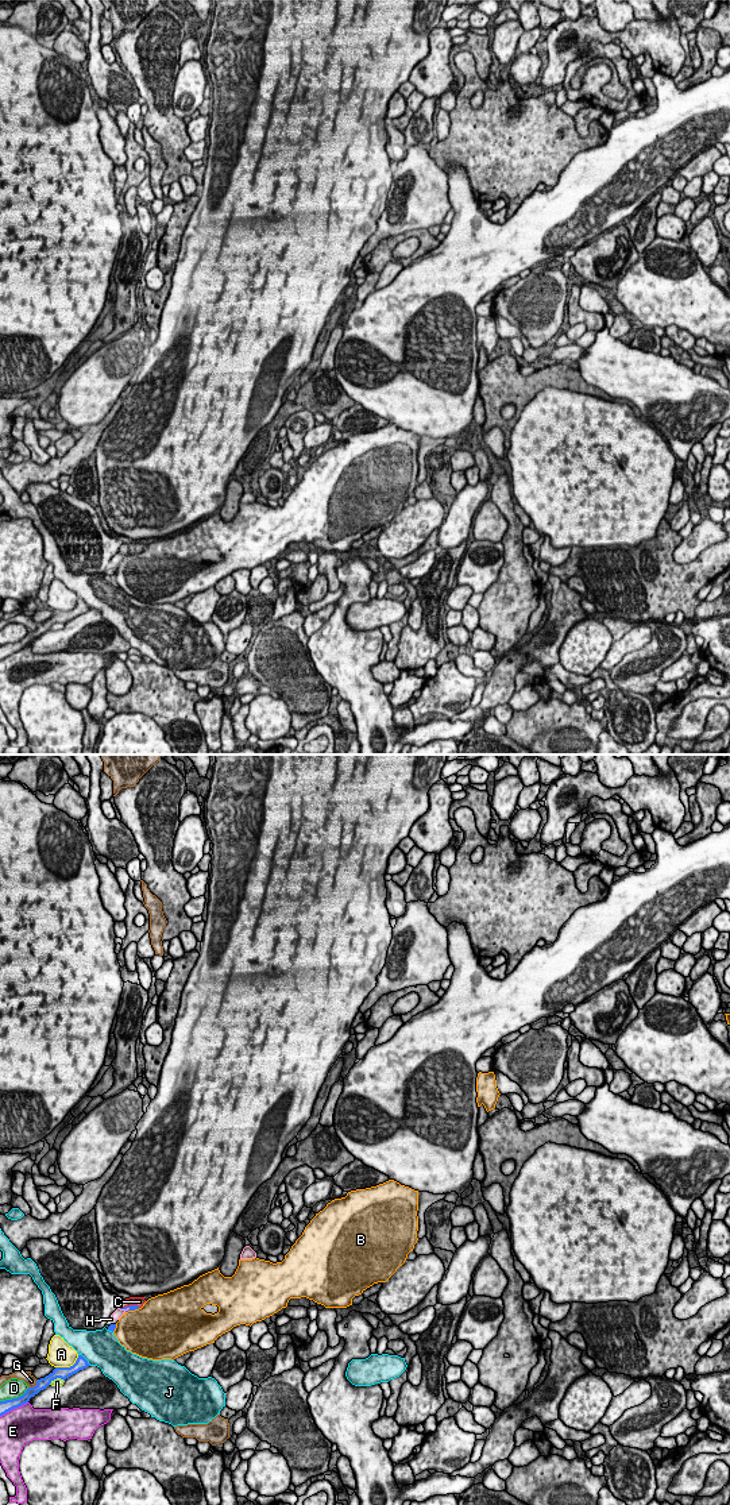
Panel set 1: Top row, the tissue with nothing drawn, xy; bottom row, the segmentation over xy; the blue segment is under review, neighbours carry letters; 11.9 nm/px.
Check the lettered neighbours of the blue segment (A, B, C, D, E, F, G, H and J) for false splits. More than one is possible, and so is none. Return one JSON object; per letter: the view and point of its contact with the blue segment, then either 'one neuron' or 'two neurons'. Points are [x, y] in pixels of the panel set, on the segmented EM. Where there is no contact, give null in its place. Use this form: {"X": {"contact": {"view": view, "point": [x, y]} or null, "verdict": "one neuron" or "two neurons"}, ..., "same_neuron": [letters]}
{"A": {"contact": {"view": "xy", "point": [68, 1367]}, "verdict": "two neurons"}, "B": {"contact": {"view": "xy", "point": [132, 1309]}, "verdict": "two neurons"}, "C": {"contact": {"view": "xy", "point": [130, 1305]}, "verdict": "one neuron"}, "D": {"contact": {"view": "xy", "point": [14, 1399]}, "verdict": "two neurons"}, "E": {"contact": {"view": "xy", "point": [14, 1408]}, "verdict": "two neurons"}, "F": {"contact": {"view": "xy", "point": [55, 1378]}, "verdict": "two neurons"}, "G": {"contact": {"view": "xy", "point": [34, 1386]}, "verdict": "two neurons"}, "H": {"contact": {"view": "xy", "point": [124, 1308]}, "verdict": "two neurons"}, "J": {"contact": {"view": "xy", "point": [85, 1359]}, "verdict": "two neurons"}, "same_neuron": ["C"]}

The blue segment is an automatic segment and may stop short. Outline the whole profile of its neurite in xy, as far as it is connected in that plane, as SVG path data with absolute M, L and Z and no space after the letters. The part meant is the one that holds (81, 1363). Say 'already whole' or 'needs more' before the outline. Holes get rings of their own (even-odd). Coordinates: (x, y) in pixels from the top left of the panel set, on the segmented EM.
already whole | M78 1355L76 1363L70 1367L55 1367L49 1375L36 1381L34 1388L28 1388L26 1393L18 1398L0 1401L0 1416L5 1415L7 1412L19 1408L30 1401L31 1397L38 1394L40 1390L46 1389L54 1379L61 1378L66 1379L70 1375L78 1373L80 1370L86 1369L90 1366L88 1361Z

